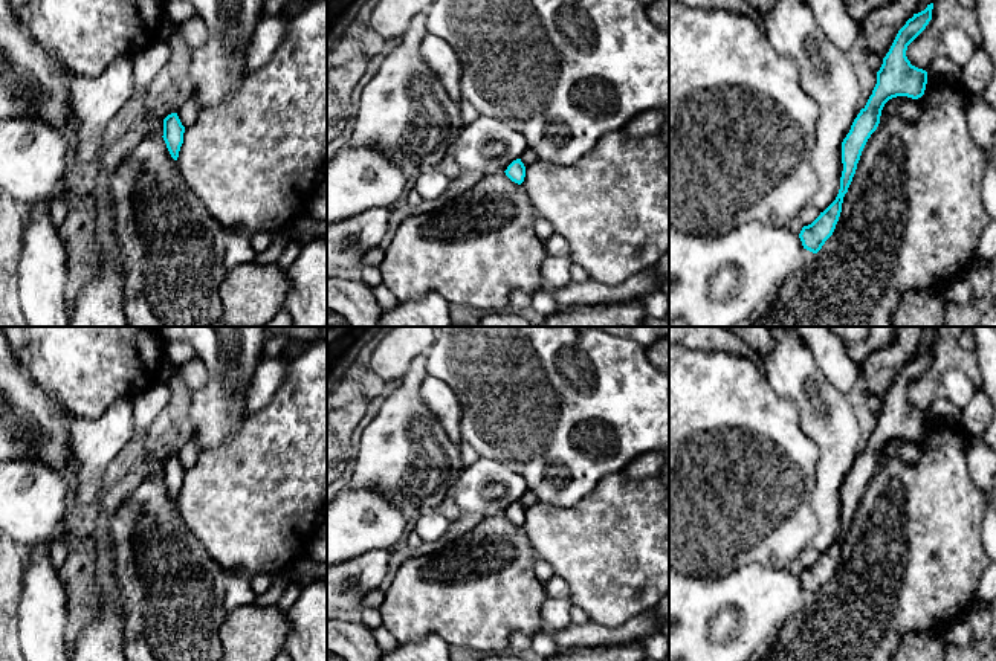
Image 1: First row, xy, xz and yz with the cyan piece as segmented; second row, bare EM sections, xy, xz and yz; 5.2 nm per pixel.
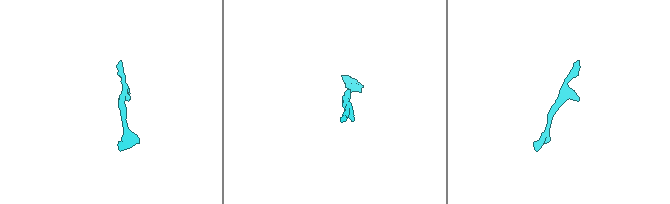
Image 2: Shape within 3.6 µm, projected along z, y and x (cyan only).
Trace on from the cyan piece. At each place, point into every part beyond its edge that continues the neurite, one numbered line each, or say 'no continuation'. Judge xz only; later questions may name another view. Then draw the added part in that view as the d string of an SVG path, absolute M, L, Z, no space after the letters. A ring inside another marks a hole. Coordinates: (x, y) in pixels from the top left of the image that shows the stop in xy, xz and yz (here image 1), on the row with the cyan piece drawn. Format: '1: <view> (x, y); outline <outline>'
1: xz (477, 249); outline M487 173L469 191L445 203L438 209L405 218L397 227L379 266L382 284L400 301L411 301L438 292L449 304L460 304L477 310L504 310L510 295L522 290L530 296L547 289L541 266L547 252L535 235L535 208L521 185L512 182L506 173Z

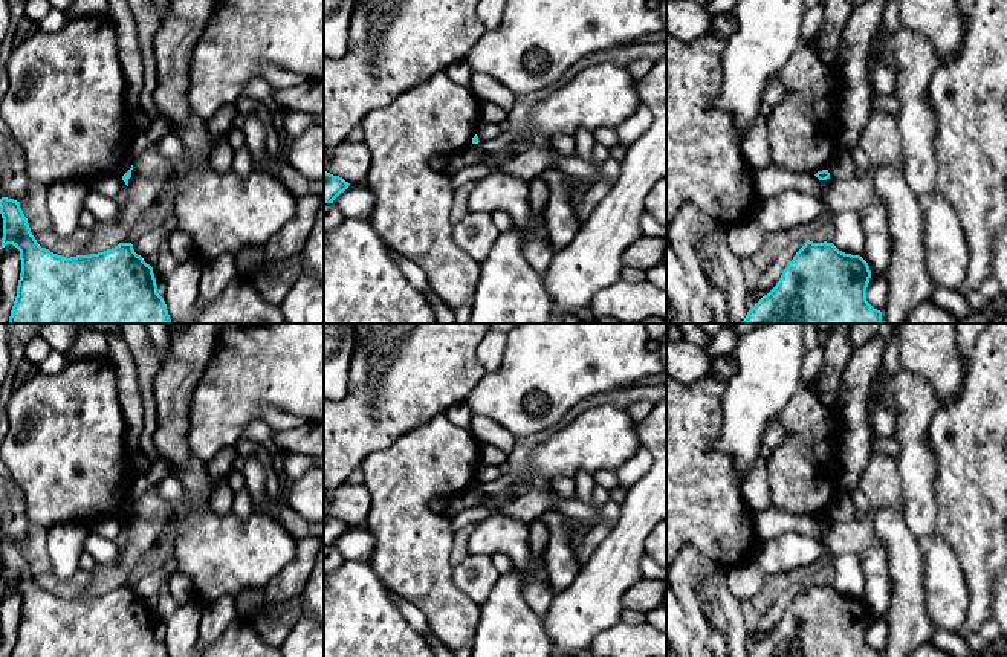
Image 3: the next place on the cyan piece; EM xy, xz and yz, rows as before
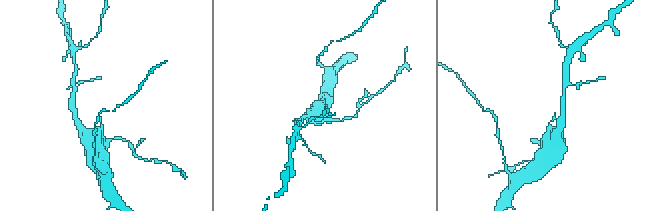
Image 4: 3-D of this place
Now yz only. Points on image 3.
no continuation

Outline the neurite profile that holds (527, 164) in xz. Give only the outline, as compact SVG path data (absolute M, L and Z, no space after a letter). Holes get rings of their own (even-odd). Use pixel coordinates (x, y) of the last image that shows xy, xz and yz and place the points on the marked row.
M532 148L520 151L509 160L503 162L498 170L526 180L539 176L544 170L552 168L559 154L553 148Z

